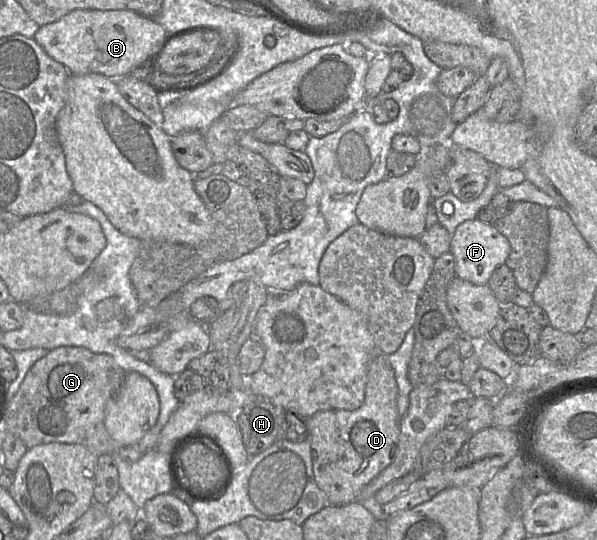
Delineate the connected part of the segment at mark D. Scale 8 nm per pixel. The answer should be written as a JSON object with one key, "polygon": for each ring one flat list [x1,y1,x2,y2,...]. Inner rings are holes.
{"polygon":[[376,350,370,360,364,403,356,410,329,410,309,419,313,472,329,505,358,501,362,489,395,459,400,436,398,385,388,355]]}

